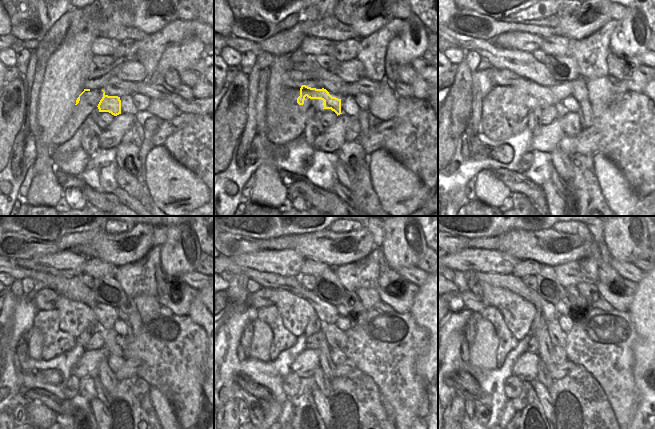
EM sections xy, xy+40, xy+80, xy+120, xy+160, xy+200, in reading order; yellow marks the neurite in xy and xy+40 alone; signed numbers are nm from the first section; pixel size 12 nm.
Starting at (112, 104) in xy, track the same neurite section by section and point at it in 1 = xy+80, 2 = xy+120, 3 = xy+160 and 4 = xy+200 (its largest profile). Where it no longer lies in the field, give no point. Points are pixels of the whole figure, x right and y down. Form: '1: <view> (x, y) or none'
1: xy+80 (525, 89)
2: xy+120 (72, 314)
3: xy+160 (295, 312)
4: xy+200 (517, 312)

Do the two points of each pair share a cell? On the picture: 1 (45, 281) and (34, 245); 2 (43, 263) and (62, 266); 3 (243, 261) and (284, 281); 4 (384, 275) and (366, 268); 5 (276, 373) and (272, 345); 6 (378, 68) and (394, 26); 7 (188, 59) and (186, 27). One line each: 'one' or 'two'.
1: two
2: one
3: two
4: two
5: two
6: one
7: two

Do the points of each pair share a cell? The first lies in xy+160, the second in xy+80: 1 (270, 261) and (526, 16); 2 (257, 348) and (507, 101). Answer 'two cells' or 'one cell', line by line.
1: two cells
2: one cell

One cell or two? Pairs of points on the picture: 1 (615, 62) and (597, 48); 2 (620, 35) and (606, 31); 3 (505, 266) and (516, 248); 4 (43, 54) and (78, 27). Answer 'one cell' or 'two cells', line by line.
1: two cells
2: two cells
3: two cells
4: two cells

